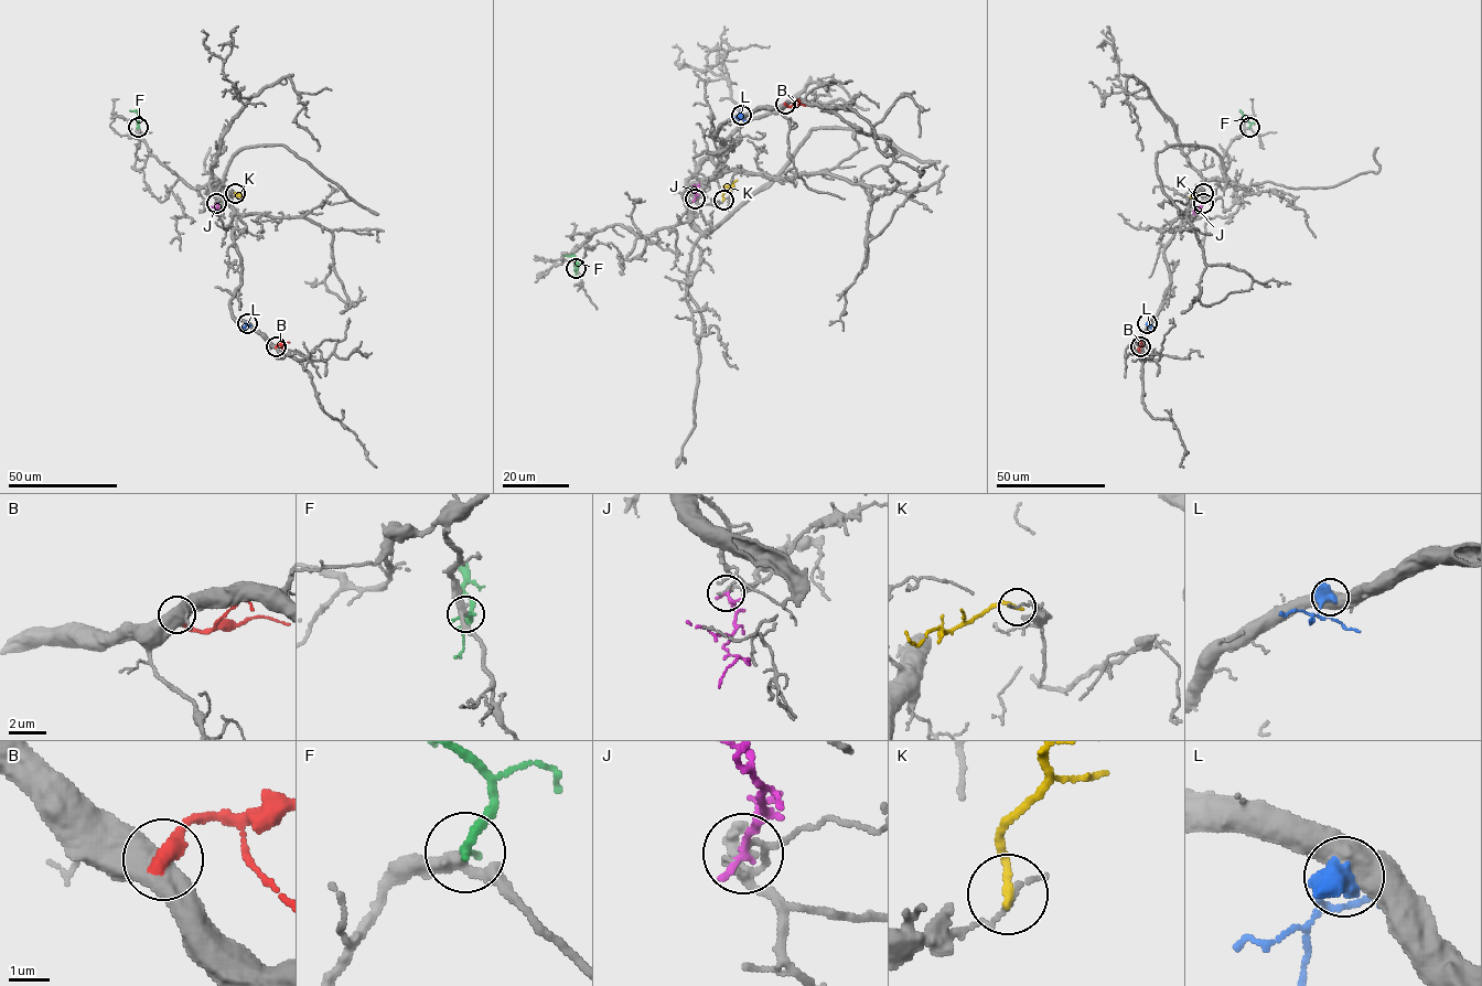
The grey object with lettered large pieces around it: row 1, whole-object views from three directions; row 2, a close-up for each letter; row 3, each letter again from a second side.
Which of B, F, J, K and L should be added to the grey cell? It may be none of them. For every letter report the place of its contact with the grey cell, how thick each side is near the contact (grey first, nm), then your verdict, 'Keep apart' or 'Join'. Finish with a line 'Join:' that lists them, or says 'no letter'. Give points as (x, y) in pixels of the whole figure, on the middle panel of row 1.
B: Touches grey at (785, 104). Thickness 600 nm (grey) against 440 nm. Keep apart
F: Touches grey at (576, 268). Thickness 340 nm (grey) against 280 nm. Join
J: Touches grey at (695, 199). Thickness 130 nm (grey) against 220 nm. Keep apart
K: Touches grey at (723, 200). Thickness 150 nm (grey) against 220 nm. Keep apart
L: Touches grey at (741, 115). Thickness 500 nm (grey) against 650 nm. Keep apart
Join: F

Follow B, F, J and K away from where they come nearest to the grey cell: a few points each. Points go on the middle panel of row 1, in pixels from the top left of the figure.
B: (785, 104), (805, 106)
F: (577, 268), (576, 258), (564, 255)
J: (695, 200), (697, 186), (694, 185)
K: (723, 200), (722, 194), (737, 180)

